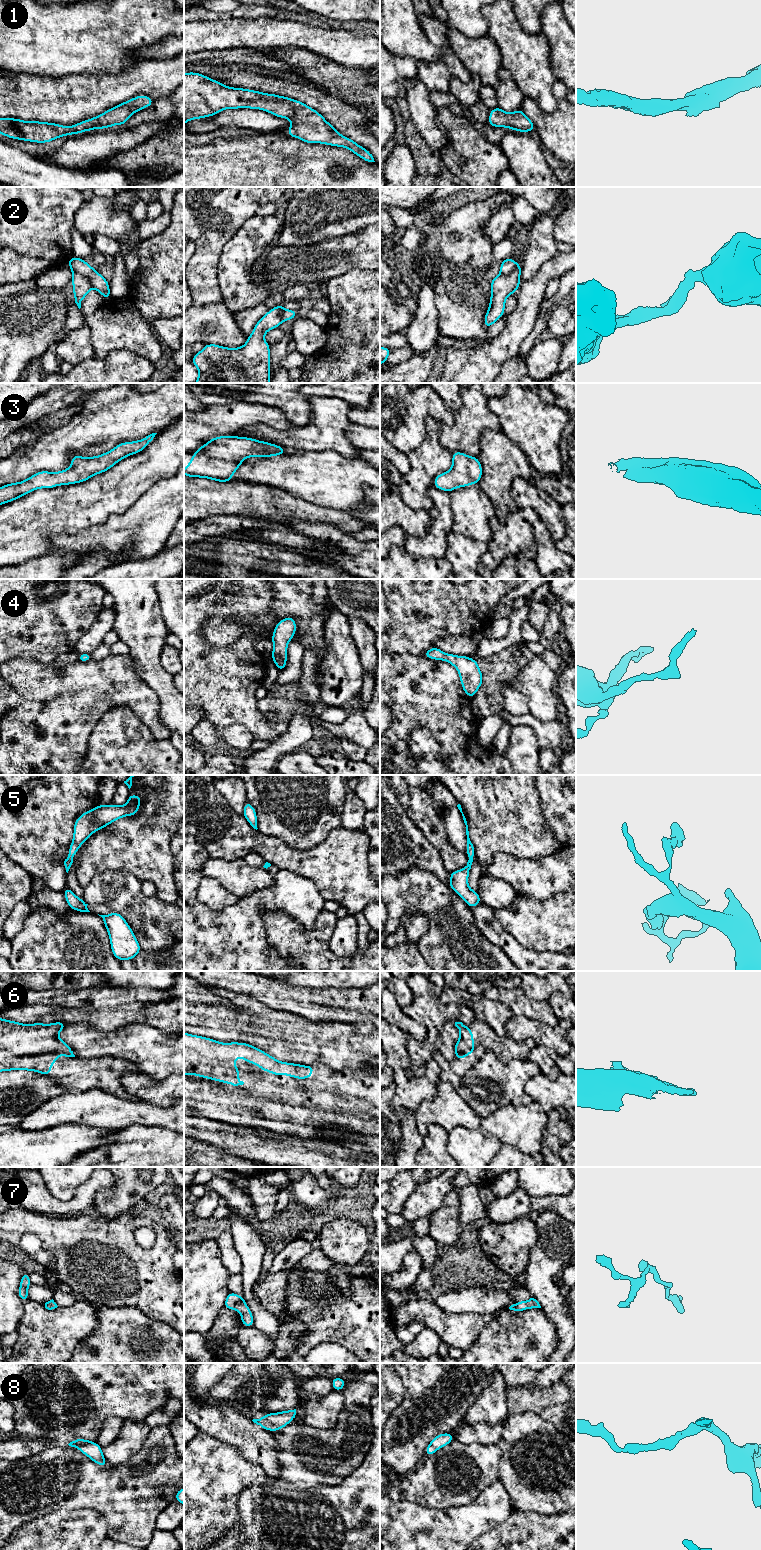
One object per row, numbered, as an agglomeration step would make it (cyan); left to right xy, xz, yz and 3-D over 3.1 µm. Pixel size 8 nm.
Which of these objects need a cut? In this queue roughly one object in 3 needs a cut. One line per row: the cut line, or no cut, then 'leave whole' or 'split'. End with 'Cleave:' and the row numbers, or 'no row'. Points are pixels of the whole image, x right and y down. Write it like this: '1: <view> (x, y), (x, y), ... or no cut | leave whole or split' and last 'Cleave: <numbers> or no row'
1: no cut | leave whole
2: xy (73, 270), (83, 274), (92, 286) | split
3: no cut | leave whole
4: no cut | leave whole
5: no cut | leave whole
6: xy (61, 1044), (57, 1047), (47, 1039), (33, 1054), (0, 1050) | split
7: no cut | leave whole
8: no cut | leave whole
Cleave: 2, 6

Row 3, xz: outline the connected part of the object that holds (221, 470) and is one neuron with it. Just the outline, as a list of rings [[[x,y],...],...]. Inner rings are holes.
[[[236,435],[218,436],[210,439],[206,444],[200,446],[195,454],[188,458],[192,464],[186,464],[184,475],[192,478],[207,478],[217,482],[233,481],[232,476],[241,466],[242,461],[249,457],[272,457],[284,455],[286,449],[279,445],[265,441],[259,441],[248,437],[238,437]]]

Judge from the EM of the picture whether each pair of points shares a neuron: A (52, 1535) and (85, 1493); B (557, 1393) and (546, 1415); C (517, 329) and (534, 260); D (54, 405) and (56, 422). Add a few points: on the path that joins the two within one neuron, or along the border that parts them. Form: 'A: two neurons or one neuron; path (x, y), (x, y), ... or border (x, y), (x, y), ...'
A: two neurons; border (95, 1509), (58, 1508), (49, 1513)
B: two neurons; border (565, 1401), (549, 1405), (539, 1414)
C: two neurons; border (546, 261), (533, 276), (521, 281)
D: two neurons; border (76, 401), (43, 416), (36, 422)

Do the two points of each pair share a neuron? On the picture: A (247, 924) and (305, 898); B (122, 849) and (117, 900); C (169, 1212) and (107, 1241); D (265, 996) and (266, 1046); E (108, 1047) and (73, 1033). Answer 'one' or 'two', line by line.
A: one
B: two
C: two
D: two
E: one

